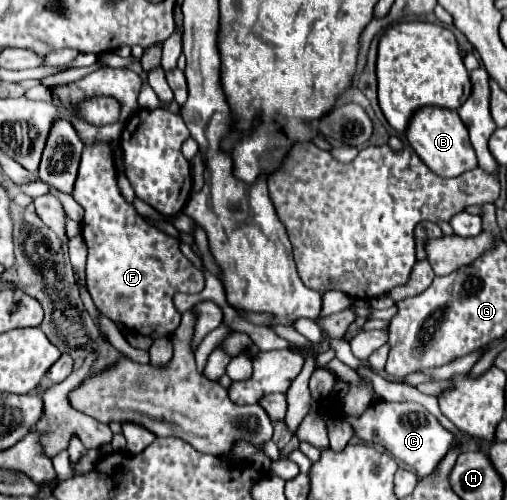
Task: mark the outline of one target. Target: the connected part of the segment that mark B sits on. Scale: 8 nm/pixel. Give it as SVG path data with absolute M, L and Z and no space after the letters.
M442 107L418 109L406 127L406 139L410 147L418 153L418 157L424 161L424 165L440 177L458 177L478 165L476 153L468 139L468 129L456 111L446 111Z

